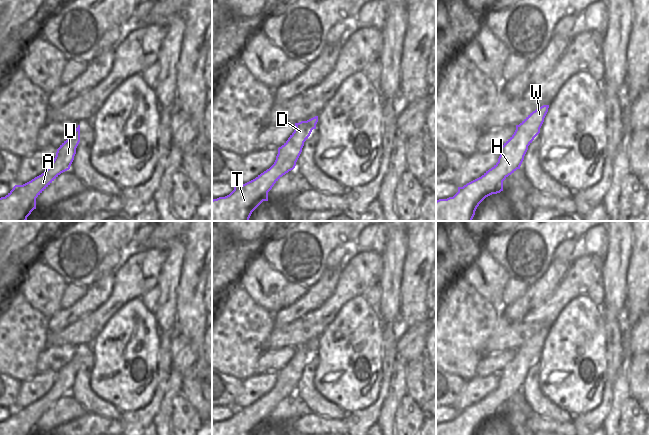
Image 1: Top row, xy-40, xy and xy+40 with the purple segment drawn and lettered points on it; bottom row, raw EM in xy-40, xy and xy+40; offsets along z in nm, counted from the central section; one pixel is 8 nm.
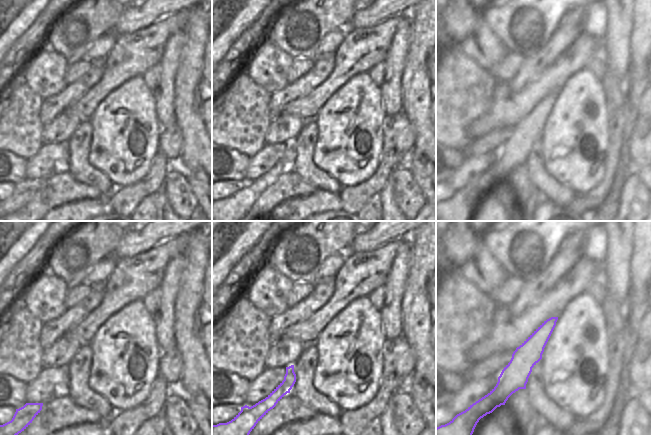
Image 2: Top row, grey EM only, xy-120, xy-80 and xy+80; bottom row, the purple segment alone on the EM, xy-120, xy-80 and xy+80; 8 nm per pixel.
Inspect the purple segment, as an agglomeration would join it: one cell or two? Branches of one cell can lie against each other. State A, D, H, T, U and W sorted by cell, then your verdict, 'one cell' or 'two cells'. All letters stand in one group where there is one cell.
groups A D H T U W; one cell

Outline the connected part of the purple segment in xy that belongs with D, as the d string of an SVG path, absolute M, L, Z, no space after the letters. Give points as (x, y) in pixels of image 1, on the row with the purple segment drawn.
M318 116L307 121L295 123L295 130L288 140L278 148L274 164L258 175L255 179L243 184L234 185L234 190L225 197L212 200L212 221L249 221L252 212L263 202L268 201L268 192L274 184L286 173L293 170L302 152L304 142L308 139L313 129L316 129Z

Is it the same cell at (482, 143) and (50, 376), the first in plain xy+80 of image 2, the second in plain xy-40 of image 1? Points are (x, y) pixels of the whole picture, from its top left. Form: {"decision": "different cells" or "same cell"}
{"decision": "different cells"}

